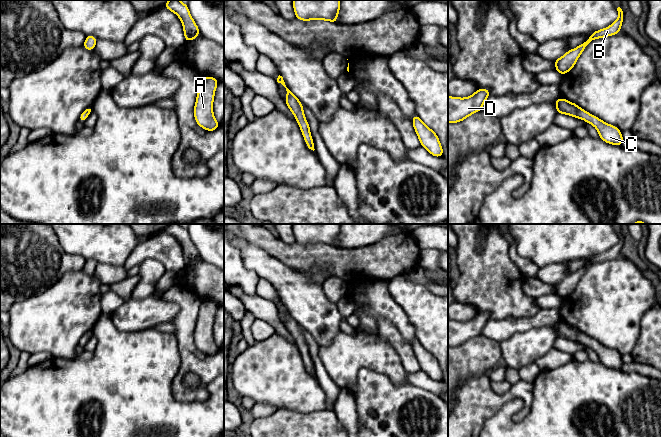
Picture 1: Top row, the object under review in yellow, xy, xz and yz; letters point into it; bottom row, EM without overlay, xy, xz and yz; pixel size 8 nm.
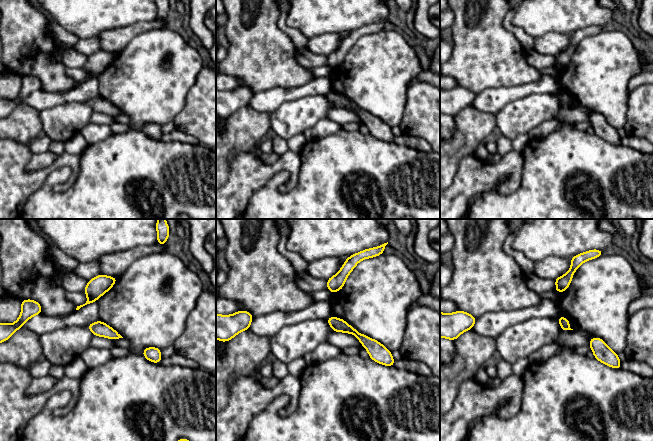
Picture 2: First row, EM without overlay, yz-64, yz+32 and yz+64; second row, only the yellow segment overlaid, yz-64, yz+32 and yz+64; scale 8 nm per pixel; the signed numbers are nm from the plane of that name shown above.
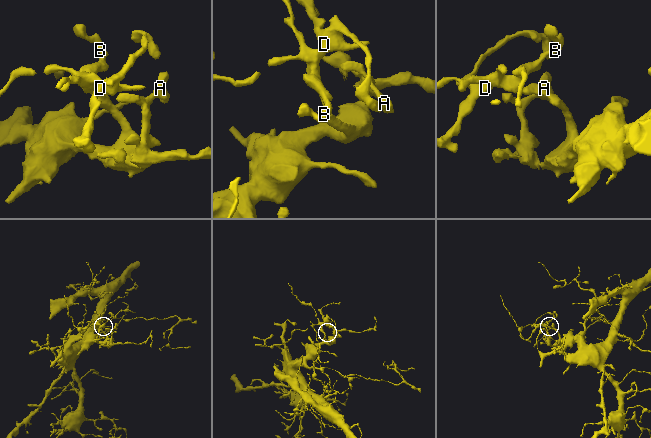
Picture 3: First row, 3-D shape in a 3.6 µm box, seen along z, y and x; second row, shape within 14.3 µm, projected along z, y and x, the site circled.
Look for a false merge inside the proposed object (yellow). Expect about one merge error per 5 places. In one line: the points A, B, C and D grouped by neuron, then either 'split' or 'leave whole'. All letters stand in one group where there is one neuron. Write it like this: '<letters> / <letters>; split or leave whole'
A B C D; leave whole

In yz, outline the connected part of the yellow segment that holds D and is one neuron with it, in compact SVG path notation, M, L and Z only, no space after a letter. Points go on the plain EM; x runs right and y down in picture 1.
M481 312L465 322L448 320L448 347L461 346L470 339L481 335L489 319L489 313Z

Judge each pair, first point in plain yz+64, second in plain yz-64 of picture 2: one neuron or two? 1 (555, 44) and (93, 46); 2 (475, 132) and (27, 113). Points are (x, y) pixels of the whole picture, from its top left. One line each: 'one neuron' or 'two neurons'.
1: one neuron
2: one neuron

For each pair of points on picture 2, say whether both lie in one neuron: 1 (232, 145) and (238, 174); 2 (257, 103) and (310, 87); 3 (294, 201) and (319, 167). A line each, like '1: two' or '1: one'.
1: two
2: one
3: one

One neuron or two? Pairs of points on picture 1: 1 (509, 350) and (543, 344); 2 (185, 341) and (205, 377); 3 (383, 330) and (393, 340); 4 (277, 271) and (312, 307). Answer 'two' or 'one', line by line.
1: one
2: one
3: one
4: one

